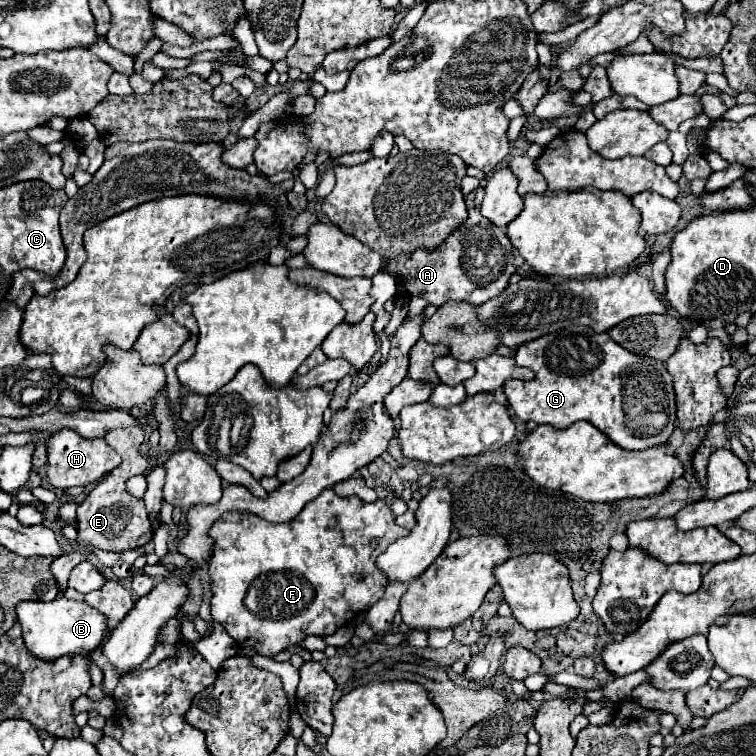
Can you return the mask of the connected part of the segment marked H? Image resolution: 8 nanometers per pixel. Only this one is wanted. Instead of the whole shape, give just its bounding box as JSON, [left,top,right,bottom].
[46,429,120,489]

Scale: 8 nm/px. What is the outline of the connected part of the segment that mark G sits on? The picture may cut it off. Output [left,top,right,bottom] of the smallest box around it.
[504,325,676,451]

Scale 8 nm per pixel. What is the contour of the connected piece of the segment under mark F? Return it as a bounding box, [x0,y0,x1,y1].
[208,489,408,657]

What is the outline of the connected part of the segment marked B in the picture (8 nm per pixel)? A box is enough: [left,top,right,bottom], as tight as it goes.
[16,595,108,661]

